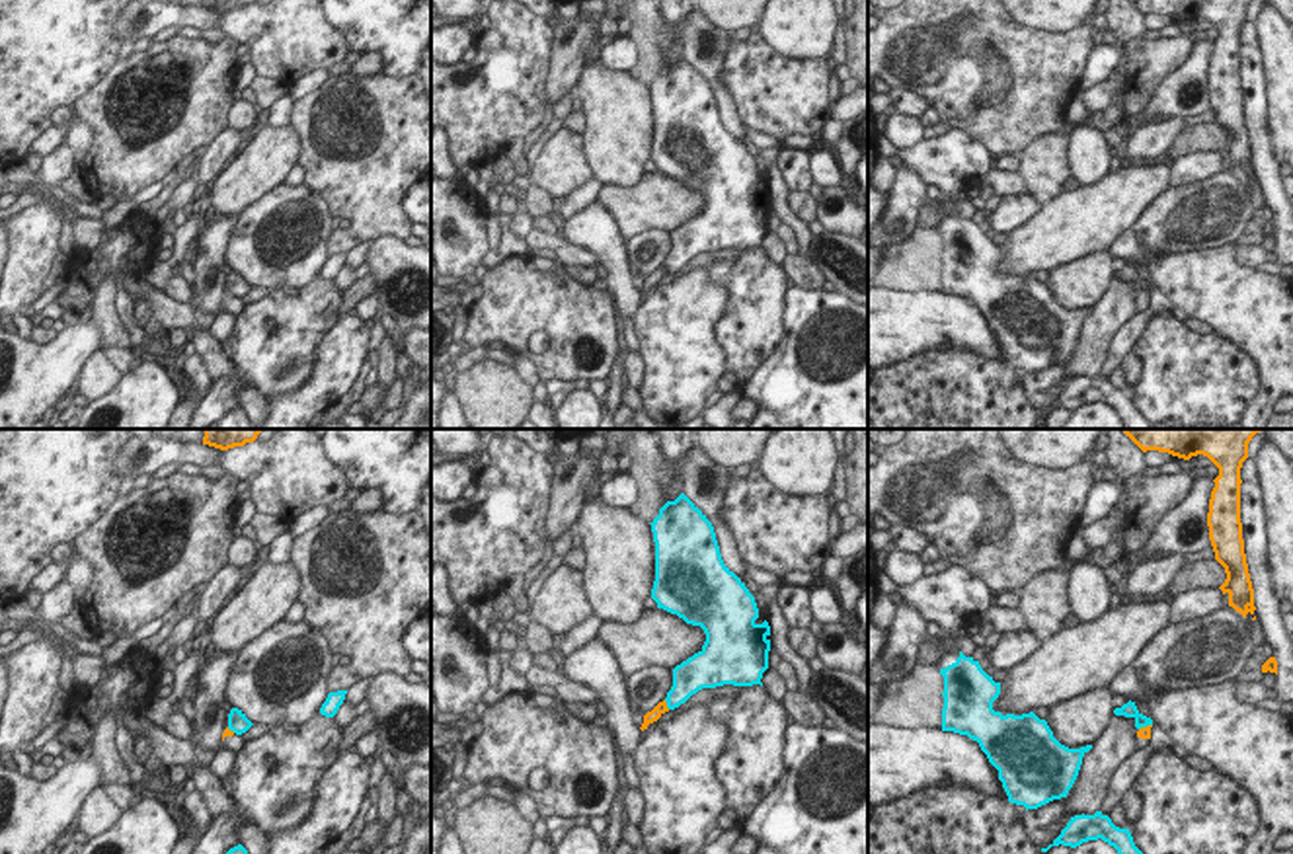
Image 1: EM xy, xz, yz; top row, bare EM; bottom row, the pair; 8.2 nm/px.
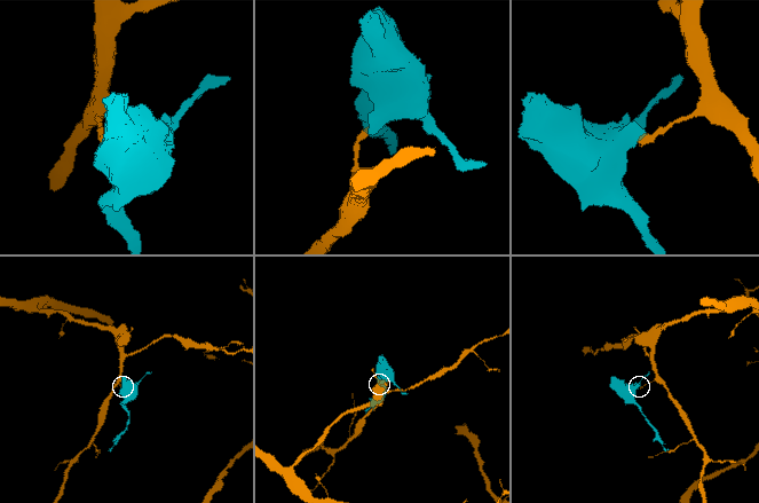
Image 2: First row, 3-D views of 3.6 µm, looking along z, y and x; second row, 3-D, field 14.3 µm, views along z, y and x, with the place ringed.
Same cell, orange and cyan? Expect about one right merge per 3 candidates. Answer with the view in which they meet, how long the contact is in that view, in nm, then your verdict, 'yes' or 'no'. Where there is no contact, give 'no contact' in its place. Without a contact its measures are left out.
contact in xz; length 100 nm; no

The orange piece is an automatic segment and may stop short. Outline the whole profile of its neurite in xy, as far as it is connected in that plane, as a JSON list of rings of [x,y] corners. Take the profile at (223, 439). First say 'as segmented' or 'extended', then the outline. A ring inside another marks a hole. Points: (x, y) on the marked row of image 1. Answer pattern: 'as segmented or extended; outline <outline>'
as segmented; outline [[[203,429],[203,445],[228,450],[234,446],[244,446],[246,443],[254,443],[261,429]]]

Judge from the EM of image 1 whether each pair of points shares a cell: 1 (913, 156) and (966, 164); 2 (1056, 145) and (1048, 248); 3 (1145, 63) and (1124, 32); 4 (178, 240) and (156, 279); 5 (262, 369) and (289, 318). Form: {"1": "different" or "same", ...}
{"1": "same", "2": "different", "3": "different", "4": "same", "5": "same"}

